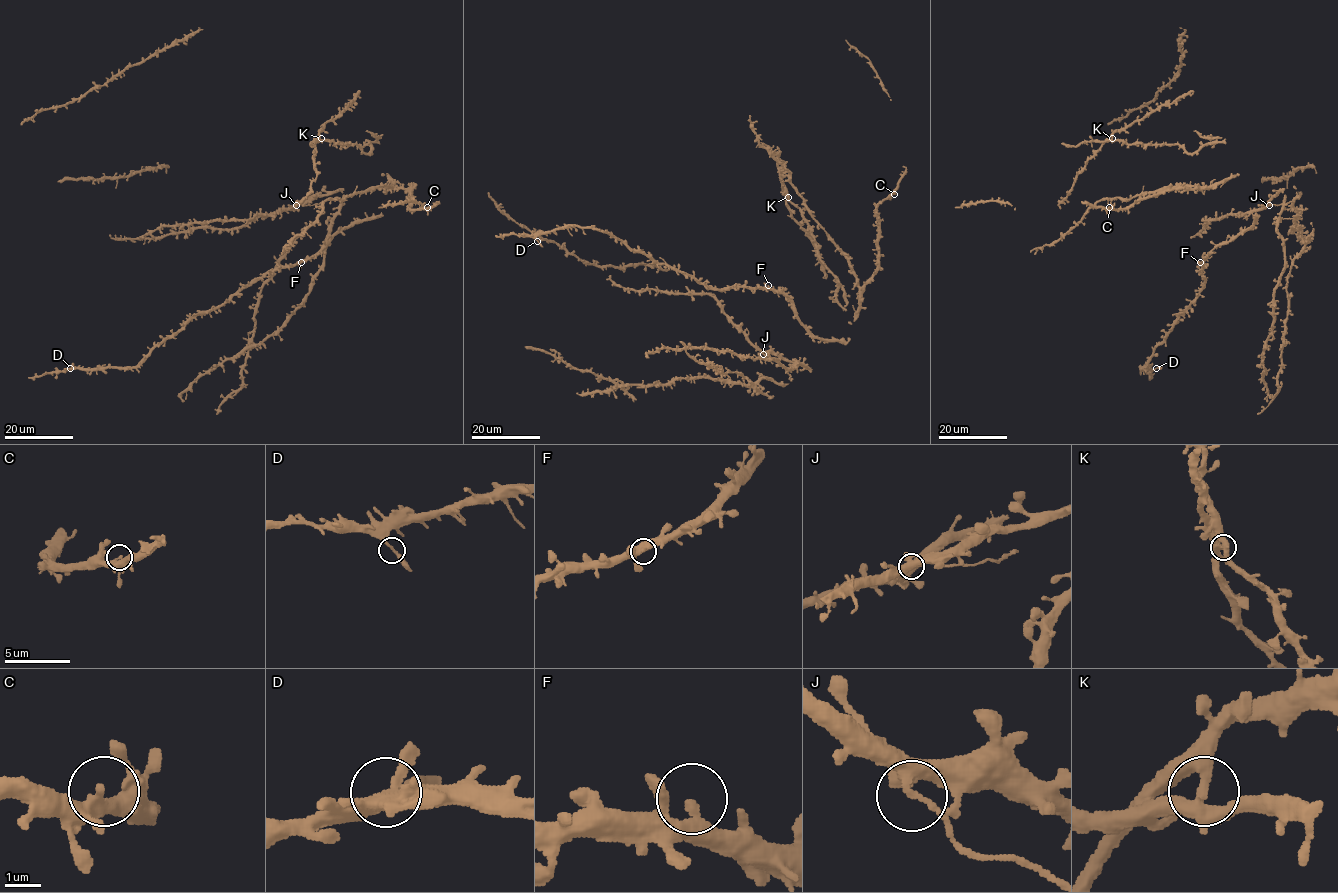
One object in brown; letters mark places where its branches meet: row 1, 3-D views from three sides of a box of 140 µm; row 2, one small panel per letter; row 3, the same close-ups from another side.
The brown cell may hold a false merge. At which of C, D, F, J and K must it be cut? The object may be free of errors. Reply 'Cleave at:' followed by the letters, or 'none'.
Cleave at: J

